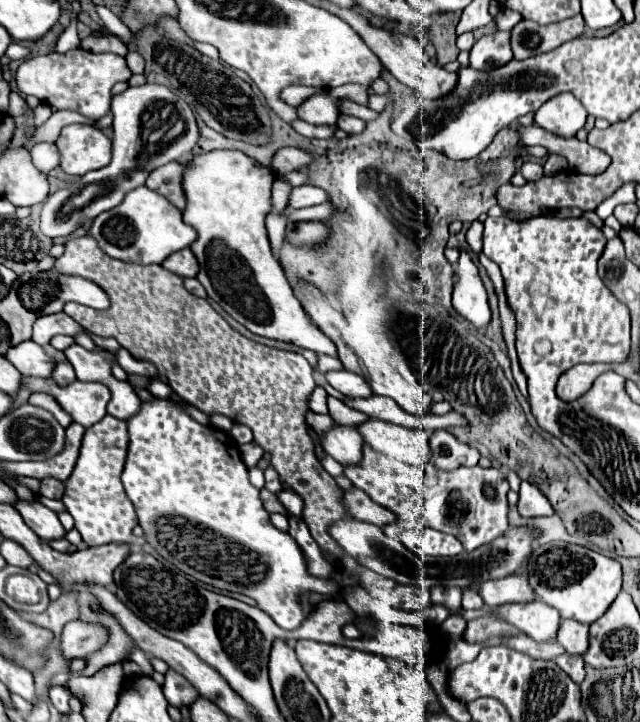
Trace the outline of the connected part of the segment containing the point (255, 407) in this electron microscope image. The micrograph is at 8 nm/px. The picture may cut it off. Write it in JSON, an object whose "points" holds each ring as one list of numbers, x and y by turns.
{"points":[[92,236,68,240,66,252,56,260,54,268,64,274,78,274,98,282,112,300,106,312,68,302,64,312,70,318,96,336,116,338,134,358,154,364,158,376,164,376,182,400,198,406,204,414,226,414,232,422,246,424,254,432,254,440,272,454,270,462,280,474,280,480,304,498,302,520,322,552,334,558,334,566,354,574,358,586,372,596,380,596,388,590,392,606,398,610,422,612,432,606,430,592,418,592,414,586,398,586,366,566,360,566,330,536,328,528,334,522,350,520,352,516,342,504,344,492,322,468,308,434,308,398,316,384,312,378,312,366,300,352,270,348,242,336,210,306,206,298,188,292,182,278,168,272,162,264,142,266,116,260,98,250]]}

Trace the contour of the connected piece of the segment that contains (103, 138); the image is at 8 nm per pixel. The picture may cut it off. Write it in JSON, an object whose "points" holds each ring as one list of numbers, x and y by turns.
{"points":[[70,124,62,130,56,140,58,150,62,152,60,168,66,174,86,174,90,170,104,168,112,158,110,138,94,128,84,124]]}

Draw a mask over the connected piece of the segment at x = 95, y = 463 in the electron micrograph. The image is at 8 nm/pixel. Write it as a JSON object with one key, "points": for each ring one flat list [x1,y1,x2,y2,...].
{"points":[[106,414,98,424,90,426,82,438,80,458,76,462,74,472,66,480,66,492,62,502,76,520,76,528,88,546,110,542,134,542,132,528,138,524,138,518,120,482,120,474,128,454,128,444,130,436,126,420,114,418,110,414]]}

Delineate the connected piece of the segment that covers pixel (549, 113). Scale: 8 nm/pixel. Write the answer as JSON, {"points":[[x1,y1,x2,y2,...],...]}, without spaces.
{"points":[[558,94,536,110,534,122,562,138,572,138,586,124,586,110,572,94]]}

